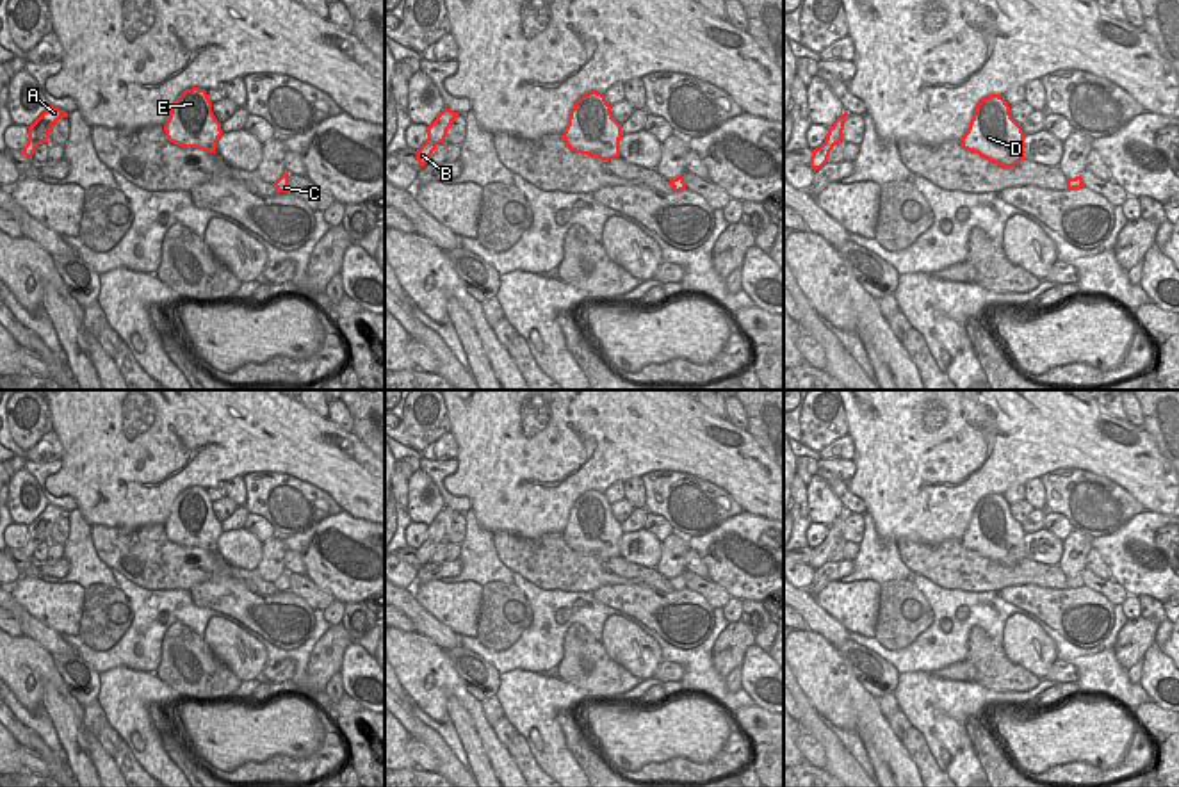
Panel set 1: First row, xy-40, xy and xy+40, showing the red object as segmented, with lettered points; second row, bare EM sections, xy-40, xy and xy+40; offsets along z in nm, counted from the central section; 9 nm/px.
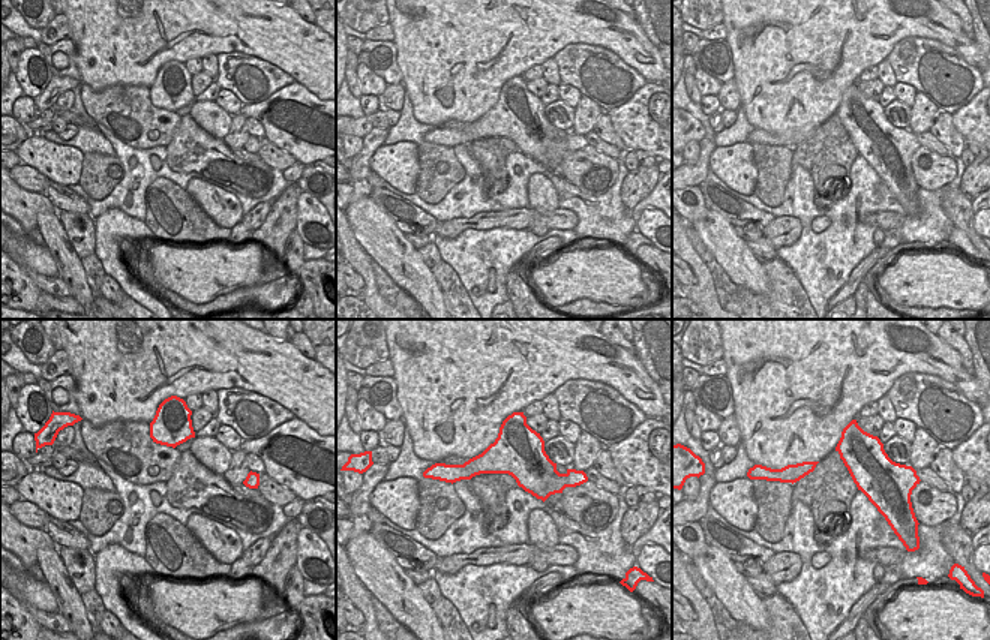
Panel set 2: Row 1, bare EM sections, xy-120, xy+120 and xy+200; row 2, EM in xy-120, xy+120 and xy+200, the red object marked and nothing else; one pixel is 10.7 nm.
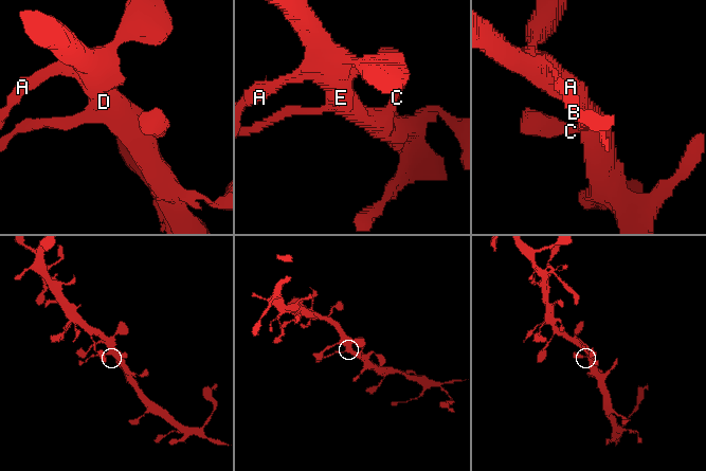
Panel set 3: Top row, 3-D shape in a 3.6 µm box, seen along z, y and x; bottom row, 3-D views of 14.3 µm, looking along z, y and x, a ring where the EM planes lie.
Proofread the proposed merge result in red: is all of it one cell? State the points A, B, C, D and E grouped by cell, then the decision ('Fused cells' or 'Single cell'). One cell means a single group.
Groups: A B C D E. Single cell

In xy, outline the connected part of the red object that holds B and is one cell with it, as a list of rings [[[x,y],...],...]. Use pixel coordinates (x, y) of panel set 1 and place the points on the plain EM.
[[[443,507],[436,518],[427,525],[427,538],[426,541],[417,548],[417,559],[422,564],[431,561],[431,554],[436,548],[436,545],[440,541],[445,541],[447,531],[452,523],[452,520],[458,516],[459,513],[451,509],[451,507]]]

